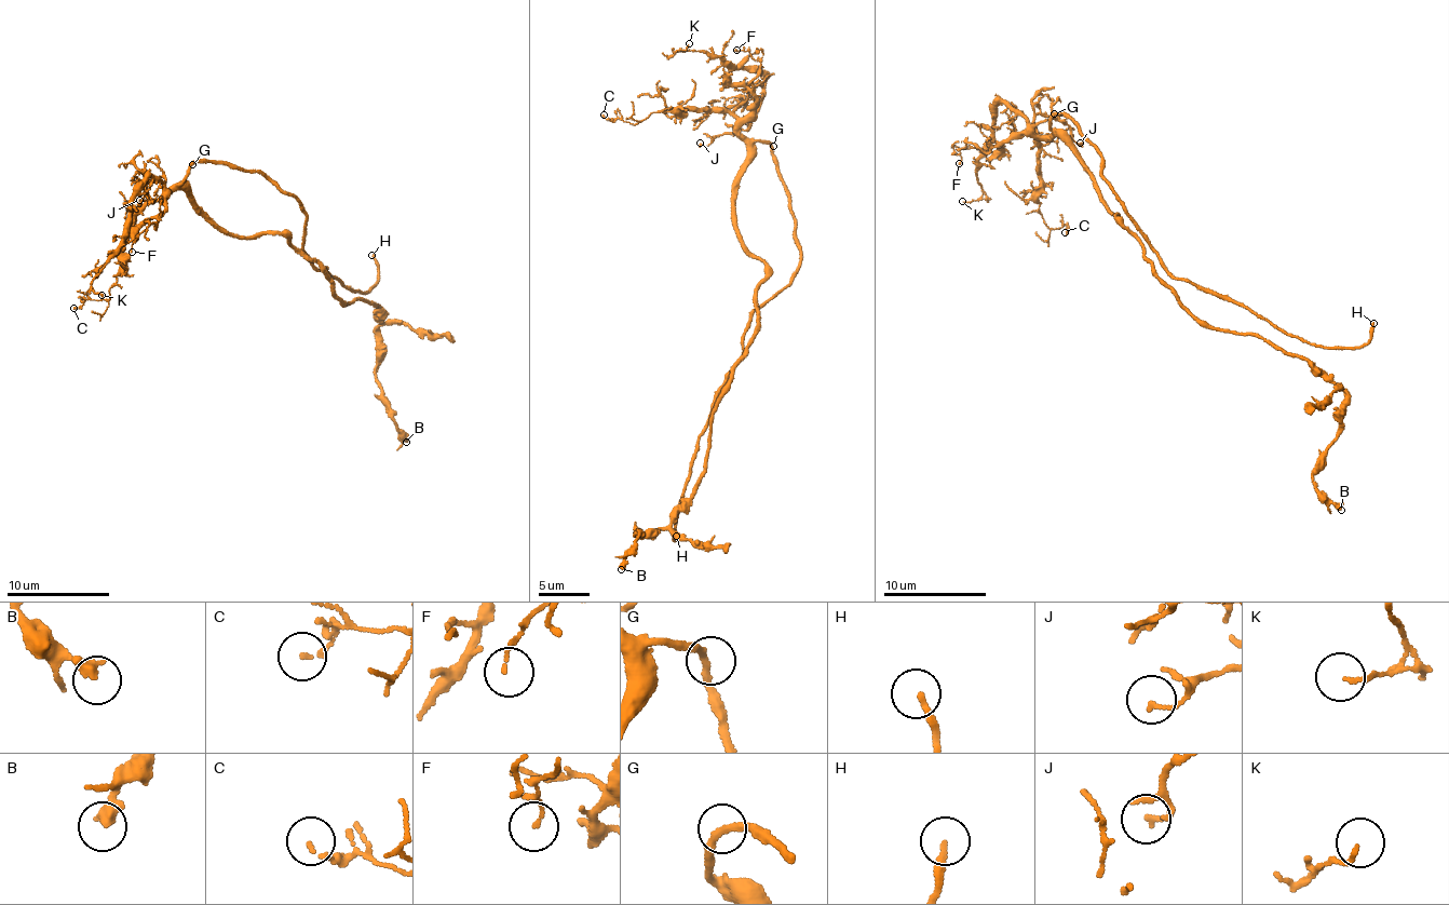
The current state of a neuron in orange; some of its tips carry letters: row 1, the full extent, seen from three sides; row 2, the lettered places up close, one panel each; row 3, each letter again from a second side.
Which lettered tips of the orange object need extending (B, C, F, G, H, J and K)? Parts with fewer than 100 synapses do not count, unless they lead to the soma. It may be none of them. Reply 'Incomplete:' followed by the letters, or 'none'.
Incomplete: H

